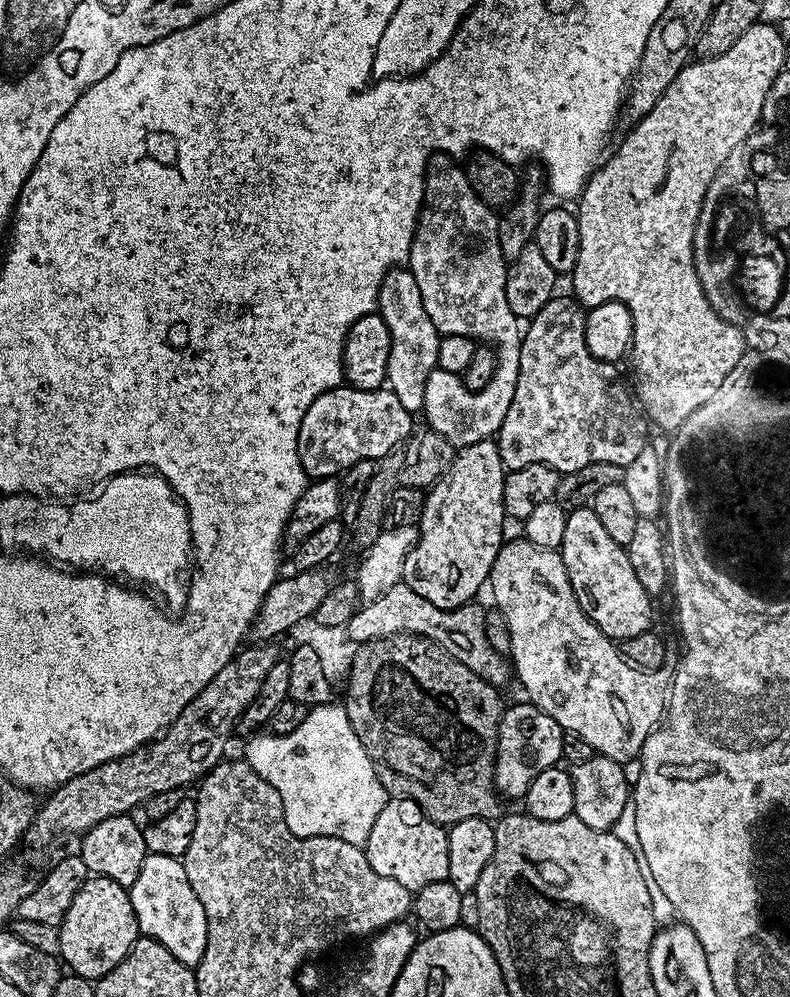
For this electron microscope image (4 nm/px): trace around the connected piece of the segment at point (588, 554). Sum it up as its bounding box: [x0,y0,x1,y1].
[559,506,653,642]

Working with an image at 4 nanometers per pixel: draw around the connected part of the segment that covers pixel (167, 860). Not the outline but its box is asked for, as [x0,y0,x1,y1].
[130,854,208,966]

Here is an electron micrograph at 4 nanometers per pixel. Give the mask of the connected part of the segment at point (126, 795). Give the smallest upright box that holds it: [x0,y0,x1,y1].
[23,642,282,848]

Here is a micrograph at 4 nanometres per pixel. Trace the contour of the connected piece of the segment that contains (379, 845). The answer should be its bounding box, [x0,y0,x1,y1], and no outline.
[362,798,450,894]

